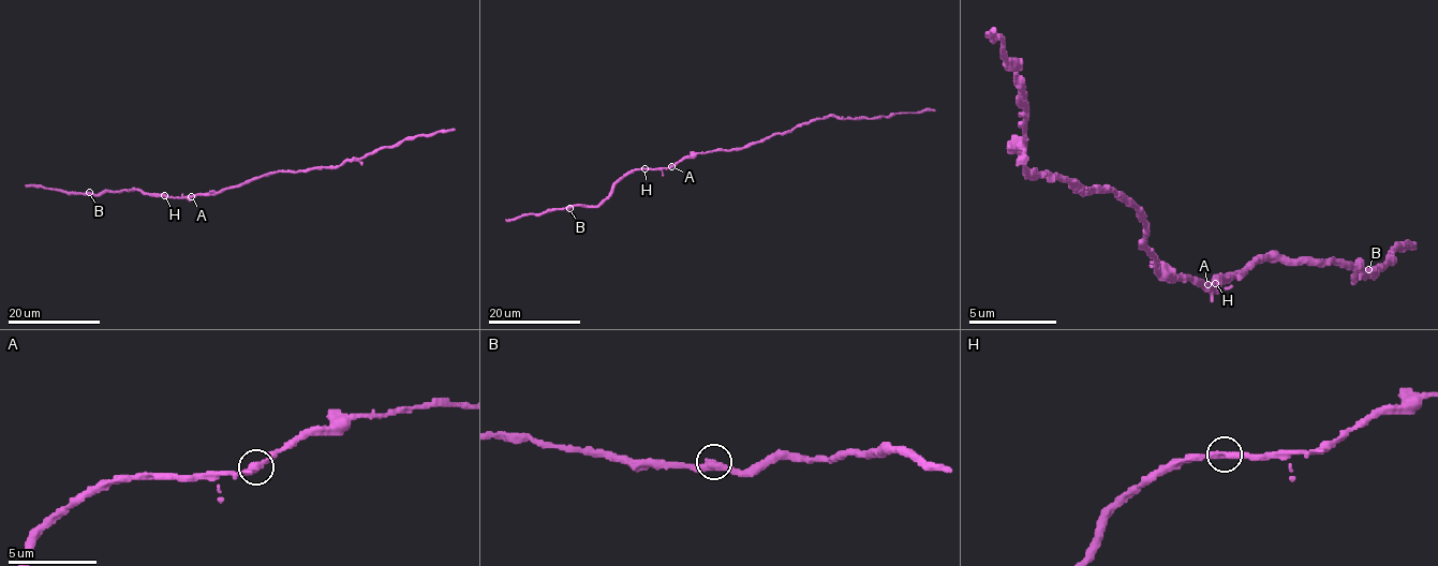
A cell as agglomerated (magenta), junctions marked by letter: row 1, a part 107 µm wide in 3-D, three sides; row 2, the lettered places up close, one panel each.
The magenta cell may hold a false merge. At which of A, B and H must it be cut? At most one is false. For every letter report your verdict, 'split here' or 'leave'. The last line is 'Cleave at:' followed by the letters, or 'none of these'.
A: leave
B: leave
H: leave
Cleave at: none of these

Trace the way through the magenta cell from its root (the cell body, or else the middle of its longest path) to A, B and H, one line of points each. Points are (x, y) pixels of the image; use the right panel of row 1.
A: (1144, 248), (1154, 256), (1154, 265), (1167, 274), (1184, 274), (1206, 283)
B: (1144, 248), (1158, 269), (1202, 287), (1236, 279), (1259, 261), (1342, 261), (1359, 265), (1354, 279), (1368, 269)
H: (1144, 248), (1154, 256), (1154, 265), (1167, 274), (1184, 274), (1202, 287), (1215, 287), (1215, 283)

